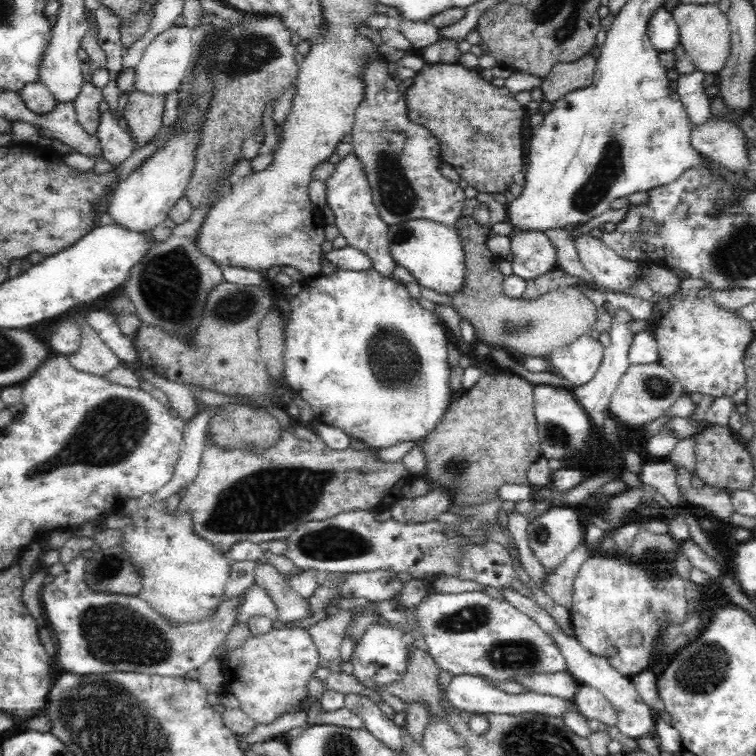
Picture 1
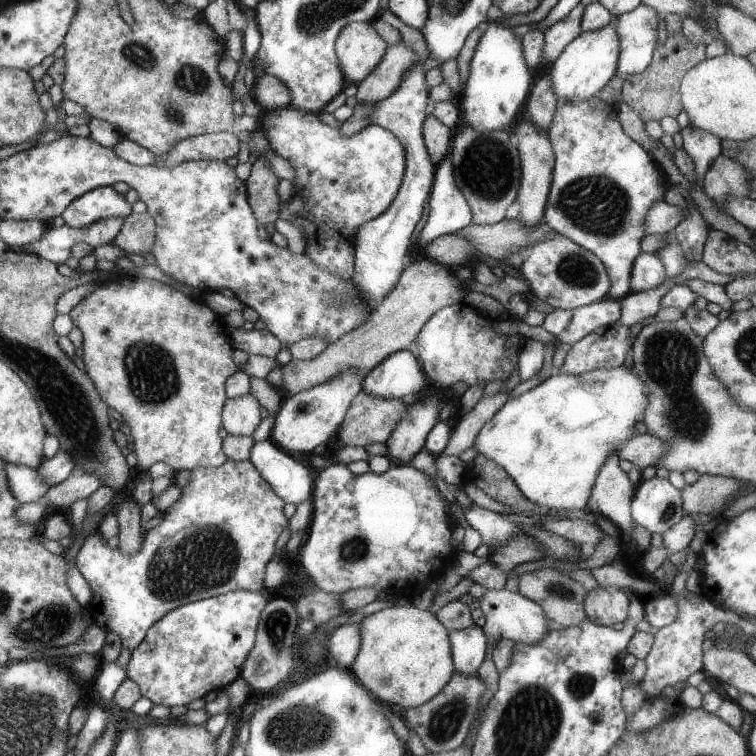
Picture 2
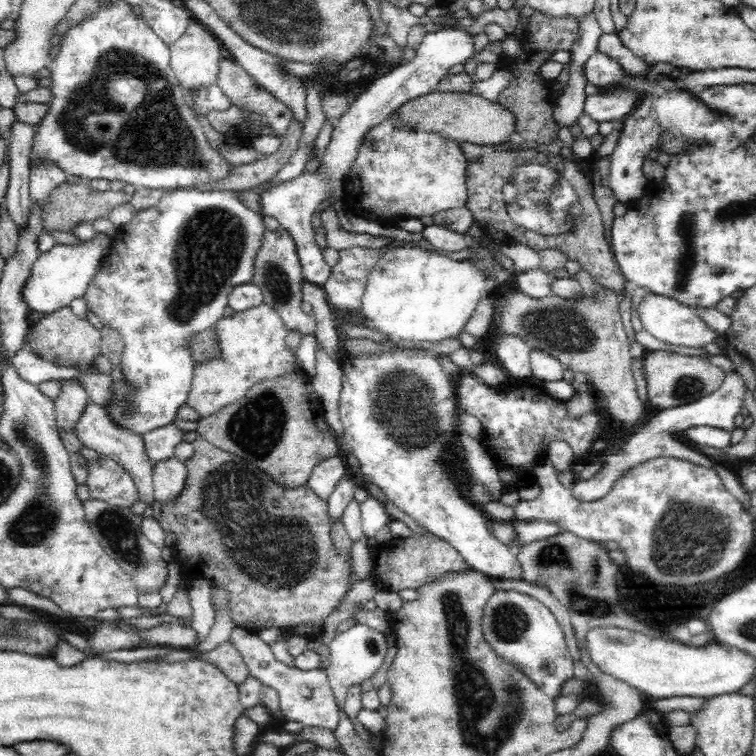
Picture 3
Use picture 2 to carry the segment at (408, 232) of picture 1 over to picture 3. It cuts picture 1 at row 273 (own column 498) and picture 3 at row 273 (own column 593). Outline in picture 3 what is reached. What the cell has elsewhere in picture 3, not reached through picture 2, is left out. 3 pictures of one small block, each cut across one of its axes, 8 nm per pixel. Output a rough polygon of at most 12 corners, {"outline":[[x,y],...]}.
{"outline":[[382,254],[359,314],[414,347],[458,337],[486,286],[474,263]]}

